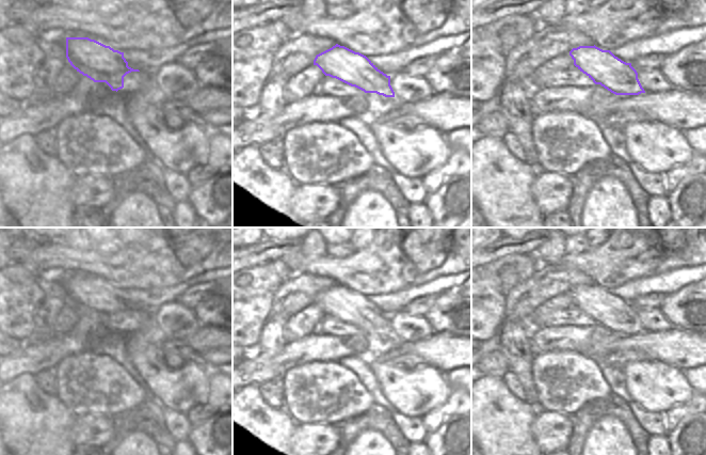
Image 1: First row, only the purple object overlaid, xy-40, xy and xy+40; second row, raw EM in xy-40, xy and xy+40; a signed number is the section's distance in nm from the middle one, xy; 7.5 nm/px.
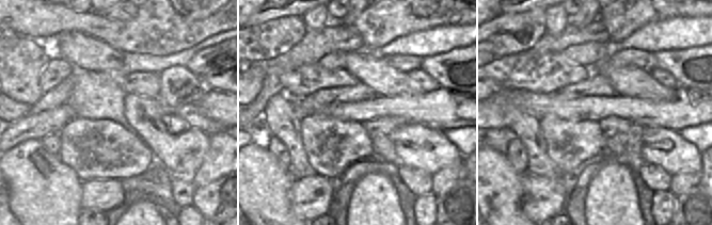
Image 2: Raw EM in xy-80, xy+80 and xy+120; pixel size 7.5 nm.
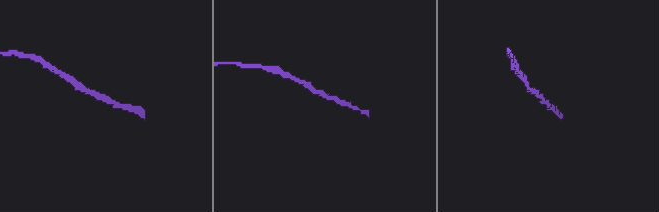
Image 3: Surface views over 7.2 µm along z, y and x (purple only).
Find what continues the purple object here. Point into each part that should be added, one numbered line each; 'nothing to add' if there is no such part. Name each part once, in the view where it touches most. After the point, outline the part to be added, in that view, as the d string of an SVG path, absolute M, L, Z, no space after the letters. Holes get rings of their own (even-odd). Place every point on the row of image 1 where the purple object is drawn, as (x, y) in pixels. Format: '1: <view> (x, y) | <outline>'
nothing to add

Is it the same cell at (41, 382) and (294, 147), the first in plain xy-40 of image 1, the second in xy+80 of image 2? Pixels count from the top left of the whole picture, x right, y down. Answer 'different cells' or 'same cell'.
different cells

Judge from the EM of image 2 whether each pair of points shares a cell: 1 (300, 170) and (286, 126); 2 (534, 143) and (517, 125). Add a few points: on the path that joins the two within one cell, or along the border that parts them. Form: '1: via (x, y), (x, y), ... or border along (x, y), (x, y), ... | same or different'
1: via (298, 159), (290, 137) | same
2: via (531, 139), (521, 129) | same

